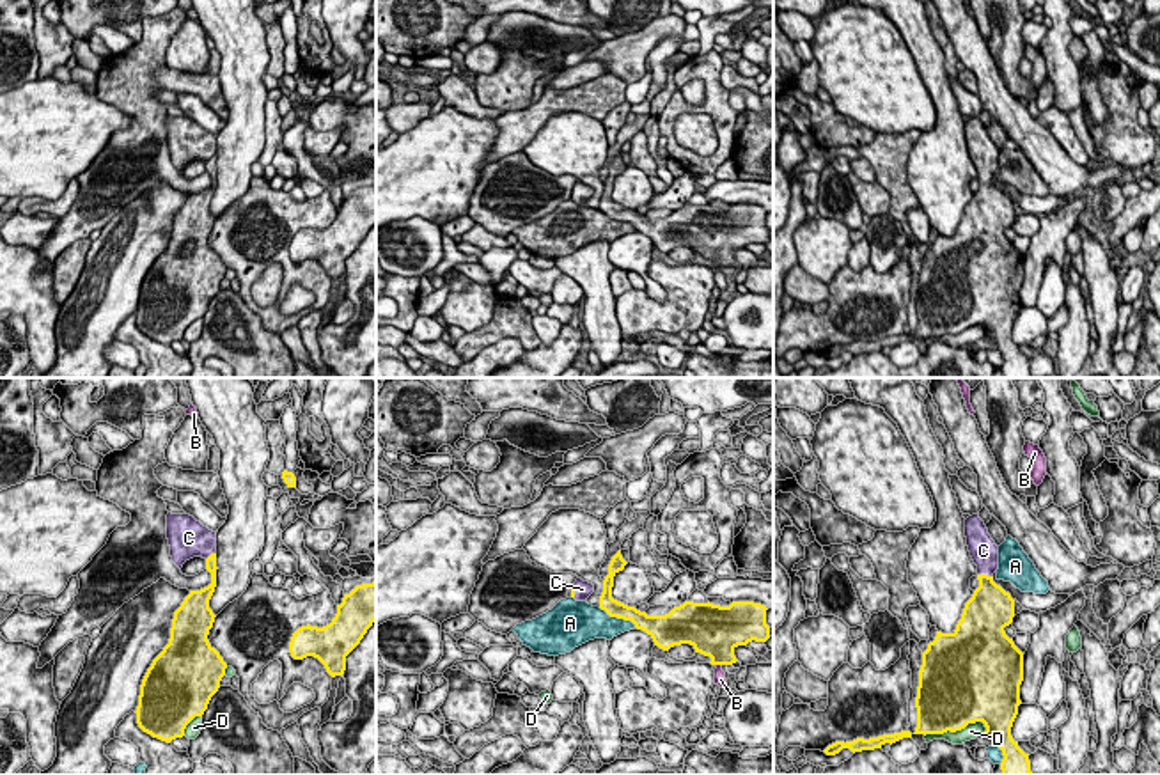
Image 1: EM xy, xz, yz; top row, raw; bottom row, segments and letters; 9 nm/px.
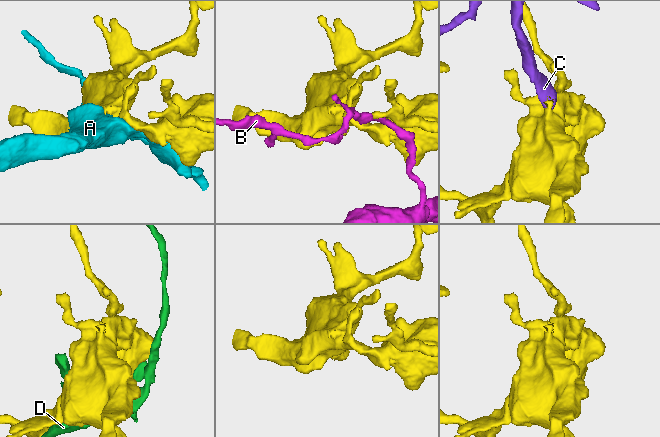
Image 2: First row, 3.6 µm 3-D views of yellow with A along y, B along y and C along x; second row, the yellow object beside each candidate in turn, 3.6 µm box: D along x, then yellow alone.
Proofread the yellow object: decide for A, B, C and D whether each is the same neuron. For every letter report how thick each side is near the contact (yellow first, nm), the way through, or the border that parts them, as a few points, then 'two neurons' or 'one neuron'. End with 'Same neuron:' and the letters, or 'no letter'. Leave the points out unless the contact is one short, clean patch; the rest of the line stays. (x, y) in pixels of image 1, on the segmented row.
A: calibres 160 and 300 nm; two neurons
B: calibres 380 and 100 nm; two neurons
C: calibres 340 and 260 nm; one neuron
D: calibres 480 and 140 nm; two neurons
Same neuron: C

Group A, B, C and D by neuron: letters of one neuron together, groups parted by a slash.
A / B / C / D

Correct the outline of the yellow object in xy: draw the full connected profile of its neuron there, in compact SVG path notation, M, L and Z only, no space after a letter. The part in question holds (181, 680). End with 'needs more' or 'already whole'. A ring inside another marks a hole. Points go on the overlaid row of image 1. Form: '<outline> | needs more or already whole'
M167 514L167 539L172 562L181 569L193 557L206 560L211 583L190 591L174 612L170 638L147 669L138 695L138 727L170 743L184 736L186 725L202 716L218 692L227 663L209 644L215 622L209 599L216 587L216 532L190 514Z | needs more

